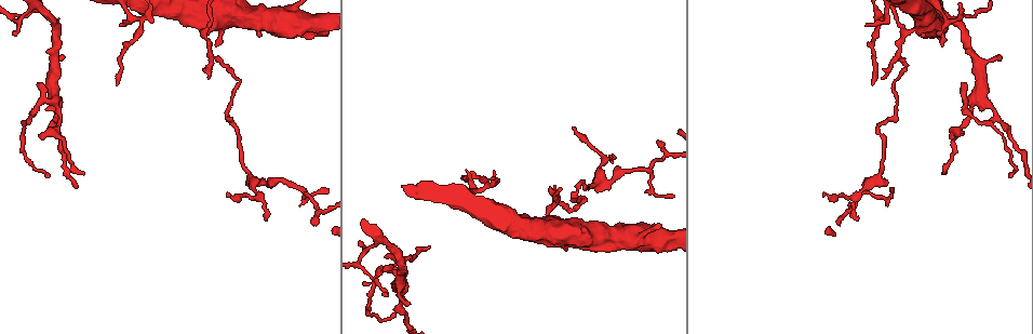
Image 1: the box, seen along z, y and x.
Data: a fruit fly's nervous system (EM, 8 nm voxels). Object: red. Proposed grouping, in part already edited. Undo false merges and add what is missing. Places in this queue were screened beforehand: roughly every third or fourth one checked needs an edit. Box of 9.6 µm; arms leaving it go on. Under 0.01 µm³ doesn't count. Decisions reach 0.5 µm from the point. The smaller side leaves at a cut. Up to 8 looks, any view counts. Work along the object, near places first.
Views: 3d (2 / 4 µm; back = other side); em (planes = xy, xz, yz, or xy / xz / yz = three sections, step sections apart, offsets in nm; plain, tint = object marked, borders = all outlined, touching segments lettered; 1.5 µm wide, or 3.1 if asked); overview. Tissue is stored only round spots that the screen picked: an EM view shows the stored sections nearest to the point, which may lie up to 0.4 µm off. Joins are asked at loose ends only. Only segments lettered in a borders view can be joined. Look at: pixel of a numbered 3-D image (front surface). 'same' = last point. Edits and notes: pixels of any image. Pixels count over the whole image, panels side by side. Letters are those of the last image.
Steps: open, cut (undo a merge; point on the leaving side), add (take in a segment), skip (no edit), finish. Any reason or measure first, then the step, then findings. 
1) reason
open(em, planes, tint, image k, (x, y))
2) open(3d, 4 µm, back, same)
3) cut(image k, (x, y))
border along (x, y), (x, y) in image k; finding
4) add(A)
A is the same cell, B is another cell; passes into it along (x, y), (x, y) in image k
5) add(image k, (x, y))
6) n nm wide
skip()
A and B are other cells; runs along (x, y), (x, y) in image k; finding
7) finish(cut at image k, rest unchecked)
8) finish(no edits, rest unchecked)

branch stops here
open(3d, 4 µm, image 1, (394, 315))

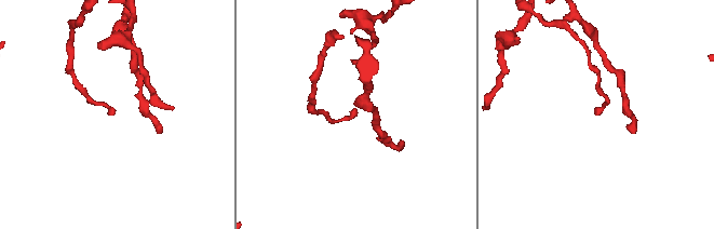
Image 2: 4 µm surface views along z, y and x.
open(em, planes, plain, image 2, (595, 110))

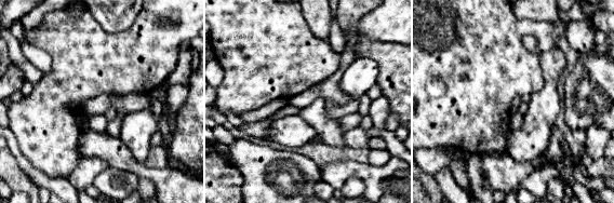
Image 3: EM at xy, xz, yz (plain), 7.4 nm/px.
open(em, planes, borders, same)

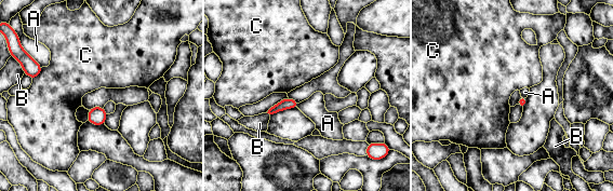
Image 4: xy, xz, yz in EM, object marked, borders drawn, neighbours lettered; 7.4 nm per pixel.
C touches over 100 nm
skip()
A, B and C are other cells; none of them fits

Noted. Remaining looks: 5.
narrows sharply
open(em, 3.1 µm, planes, borders, image 1, (54, 98))

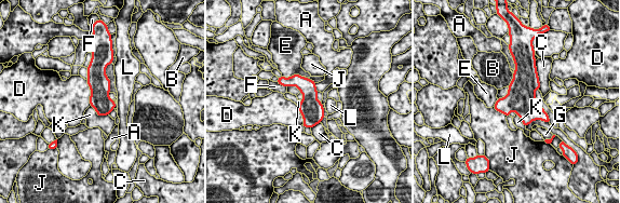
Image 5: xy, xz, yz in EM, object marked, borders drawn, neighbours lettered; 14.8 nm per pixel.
skip()
A, B, C, D, E, F, G, J, K and L are other cells; continuous, no second neuron

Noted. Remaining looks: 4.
abrupt turn
open(3d, 4 µm, image 1, (876, 126))

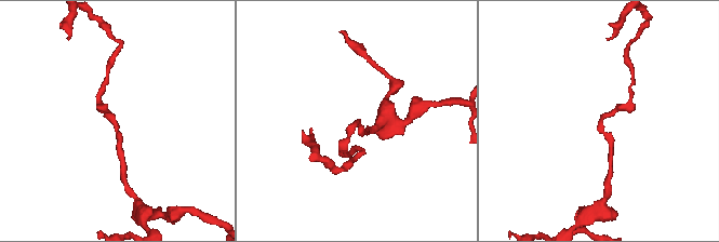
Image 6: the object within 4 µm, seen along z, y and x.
shape alone is not enough
open(em, planes, borders, image 6, (114, 121))

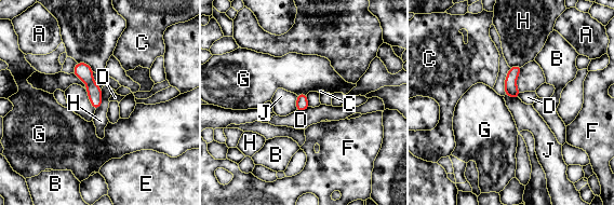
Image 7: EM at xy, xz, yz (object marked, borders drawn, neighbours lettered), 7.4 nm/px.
skip()
A, B, C, D, E, F, G, H and J are other cells; continuous, no second neuron

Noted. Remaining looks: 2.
finish(no edits, rest unchecked)

